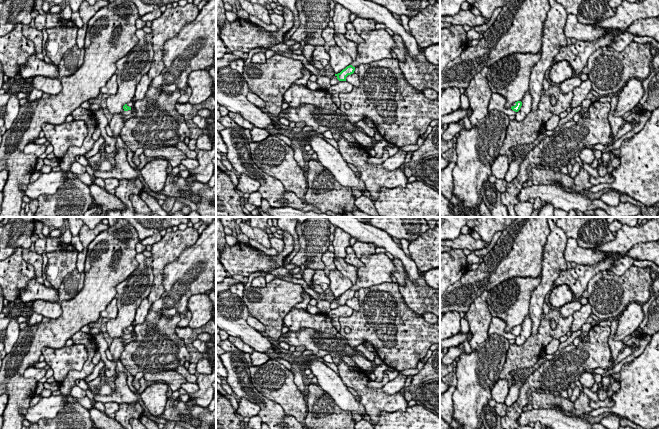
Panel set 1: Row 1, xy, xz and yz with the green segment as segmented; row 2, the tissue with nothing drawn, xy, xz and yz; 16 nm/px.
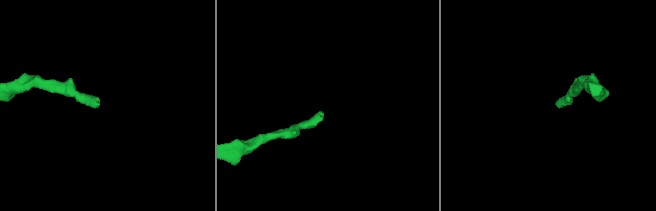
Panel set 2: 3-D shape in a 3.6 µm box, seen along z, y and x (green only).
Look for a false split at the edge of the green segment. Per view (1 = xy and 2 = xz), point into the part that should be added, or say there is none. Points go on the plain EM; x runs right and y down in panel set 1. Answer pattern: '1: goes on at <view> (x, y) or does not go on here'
1: goes on at xy (130, 328)
2: goes on at xz (378, 268)

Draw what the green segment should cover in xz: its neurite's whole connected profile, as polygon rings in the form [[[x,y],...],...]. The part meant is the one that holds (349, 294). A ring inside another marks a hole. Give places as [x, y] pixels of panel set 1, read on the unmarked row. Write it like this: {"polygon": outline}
{"polygon": [[[385,254],[361,256],[362,267],[357,268],[357,282],[353,287],[335,298],[339,305],[346,305],[346,301],[354,297],[360,288],[369,288],[385,282],[392,282],[391,275],[396,269],[392,260]]]}

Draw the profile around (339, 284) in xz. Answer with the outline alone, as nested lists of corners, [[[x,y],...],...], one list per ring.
[[[332,269],[329,272],[328,278],[330,280],[330,291],[335,298],[340,297],[343,293],[353,287],[352,282],[337,269]]]

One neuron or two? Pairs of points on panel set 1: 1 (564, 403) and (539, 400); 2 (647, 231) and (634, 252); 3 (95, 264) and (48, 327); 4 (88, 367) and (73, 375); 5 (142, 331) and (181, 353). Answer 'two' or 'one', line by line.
1: one
2: two
3: one
4: one
5: one

